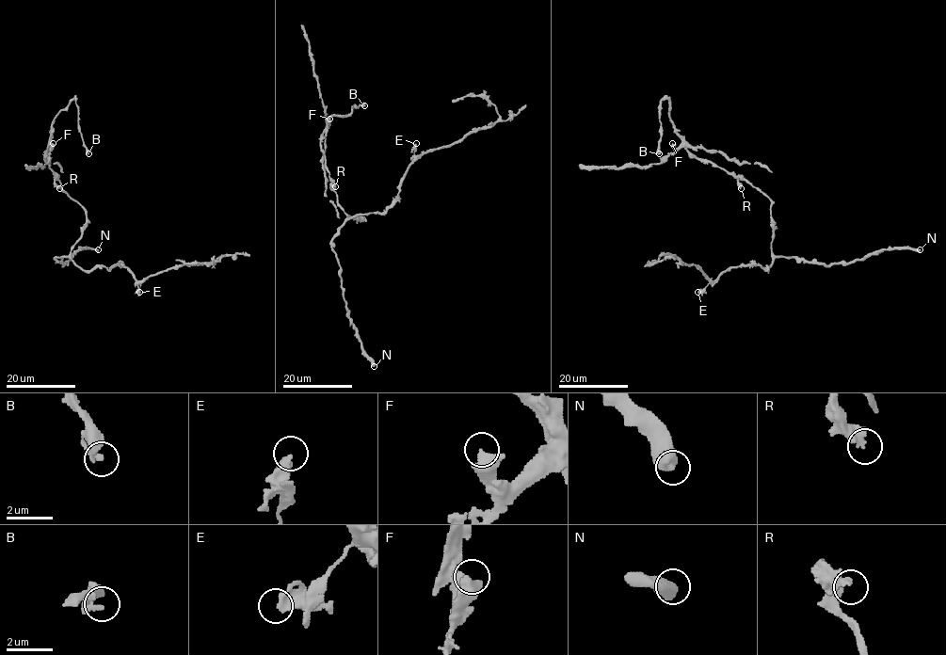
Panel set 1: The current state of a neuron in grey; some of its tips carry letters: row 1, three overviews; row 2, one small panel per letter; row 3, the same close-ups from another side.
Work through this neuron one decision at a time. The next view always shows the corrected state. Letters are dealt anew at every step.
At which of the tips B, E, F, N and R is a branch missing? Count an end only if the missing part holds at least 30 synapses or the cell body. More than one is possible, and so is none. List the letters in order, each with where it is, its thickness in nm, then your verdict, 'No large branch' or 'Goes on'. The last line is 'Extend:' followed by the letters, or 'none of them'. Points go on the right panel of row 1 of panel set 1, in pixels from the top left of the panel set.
B: Place: (659, 153). Thickness 240 nm. No large branch
E: Place: (697, 292). Thickness 400 nm. No large branch
F: Place: (672, 143). Thickness 600 nm. No large branch
N: Place: (920, 249). Thickness 650 nm. No large branch
R: Place: (741, 188). Thickness 400 nm. No large branch
Extend: none of them

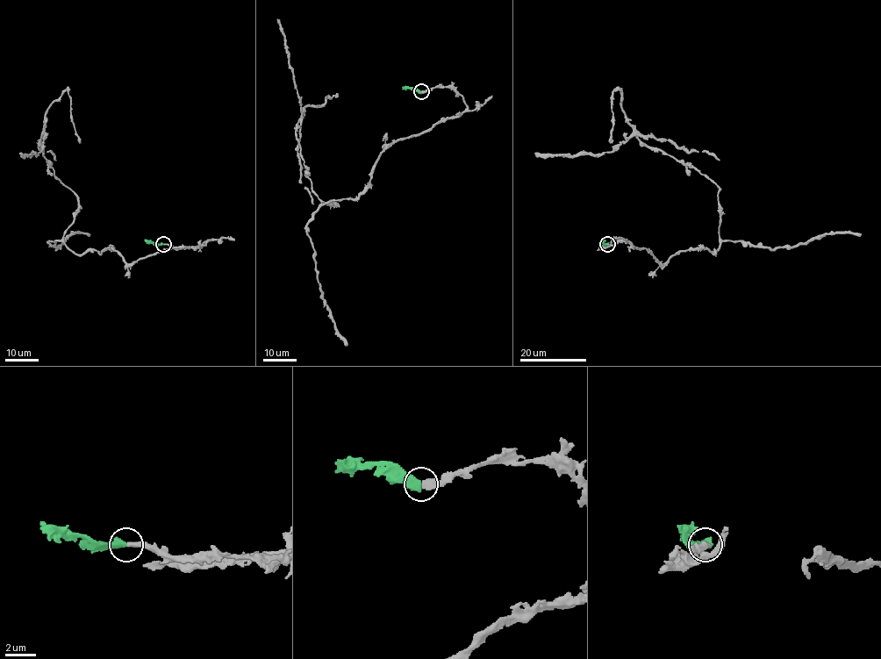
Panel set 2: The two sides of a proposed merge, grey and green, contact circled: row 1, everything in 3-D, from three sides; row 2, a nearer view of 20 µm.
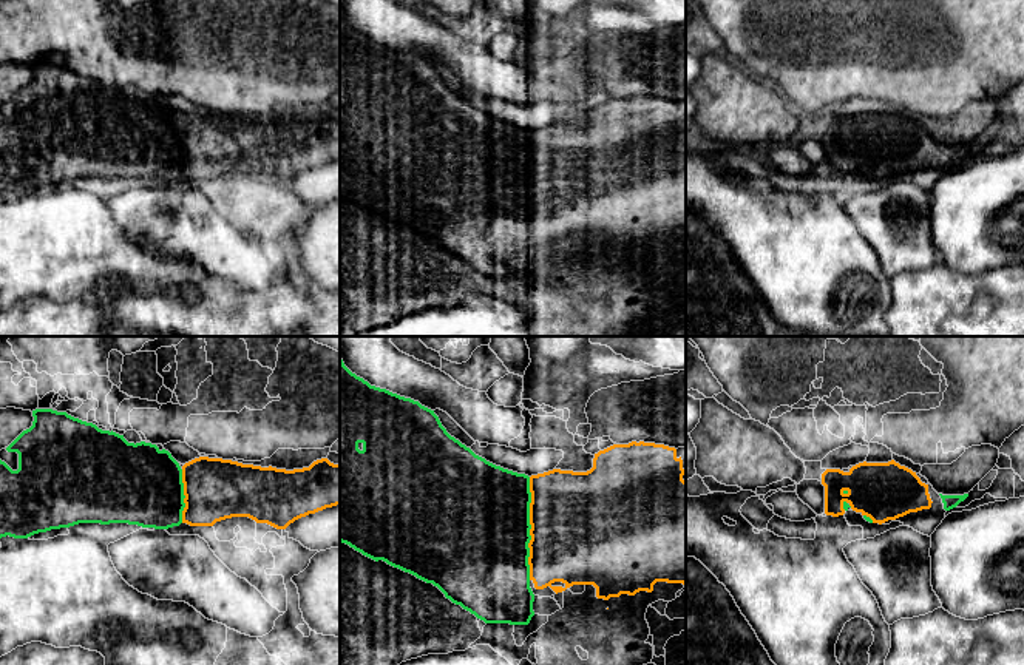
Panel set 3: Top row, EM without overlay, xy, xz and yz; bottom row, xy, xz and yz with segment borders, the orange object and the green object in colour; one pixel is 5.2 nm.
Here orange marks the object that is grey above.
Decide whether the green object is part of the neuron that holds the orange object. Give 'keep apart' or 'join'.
join

